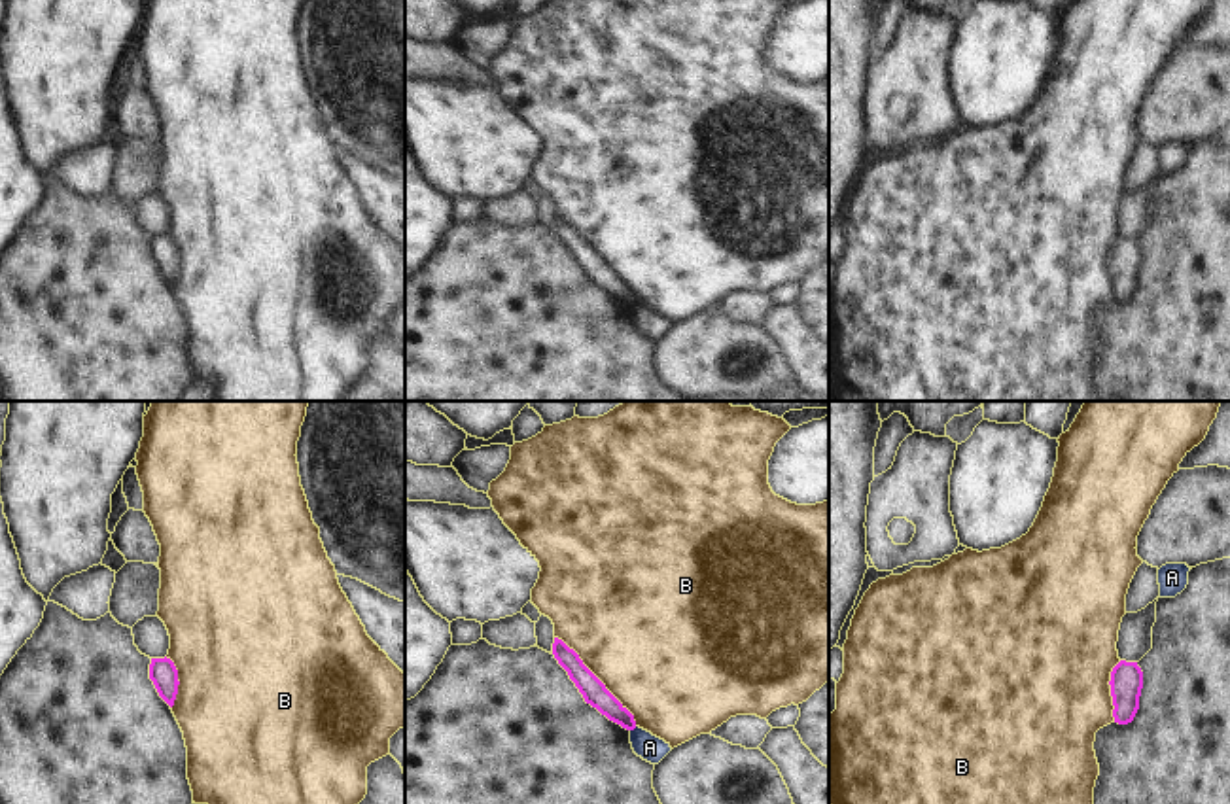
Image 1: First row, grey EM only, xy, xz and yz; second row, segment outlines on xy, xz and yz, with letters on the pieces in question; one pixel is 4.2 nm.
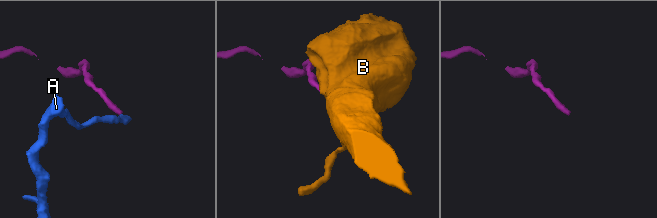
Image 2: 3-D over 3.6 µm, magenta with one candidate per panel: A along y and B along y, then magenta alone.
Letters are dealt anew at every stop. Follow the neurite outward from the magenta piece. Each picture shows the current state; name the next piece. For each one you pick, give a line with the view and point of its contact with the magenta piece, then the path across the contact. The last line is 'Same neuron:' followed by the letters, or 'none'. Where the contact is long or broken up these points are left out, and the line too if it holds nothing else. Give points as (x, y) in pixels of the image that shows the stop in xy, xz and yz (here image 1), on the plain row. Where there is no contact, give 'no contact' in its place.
Same neuron: none

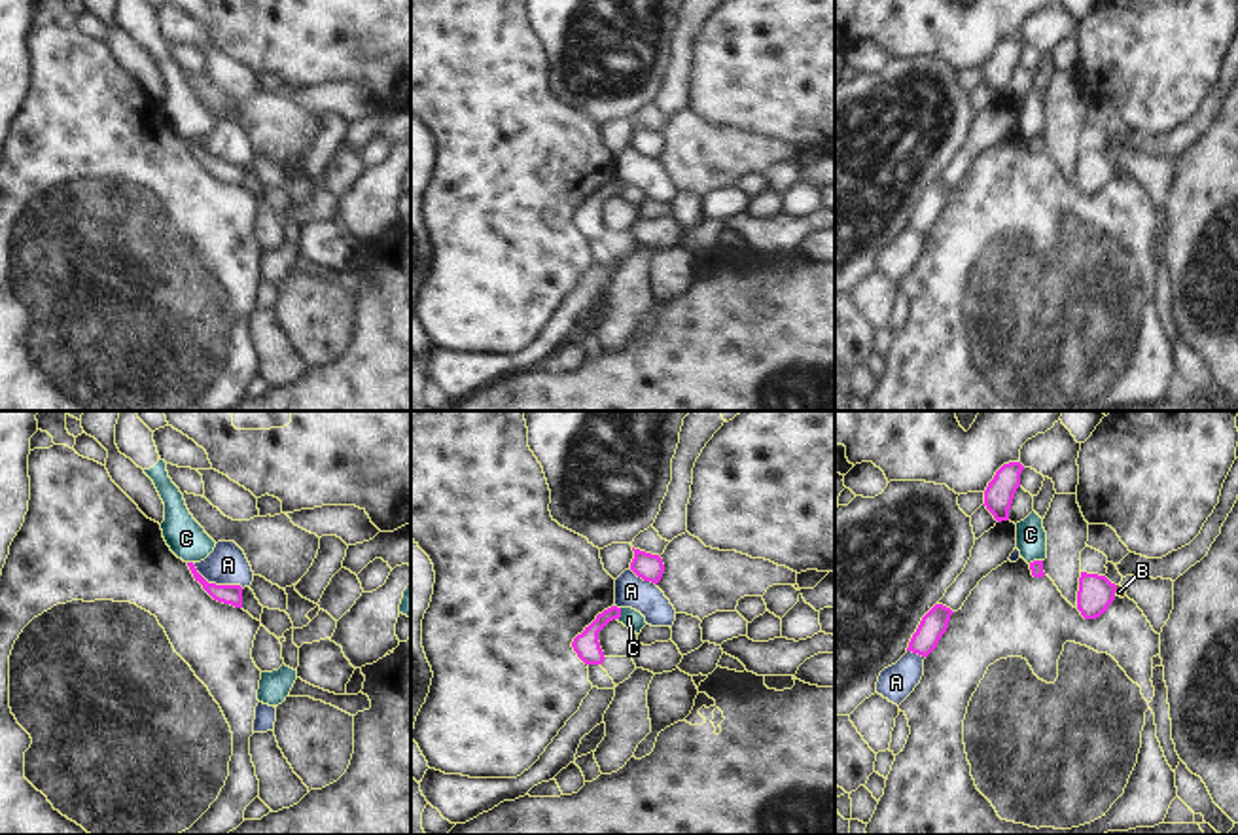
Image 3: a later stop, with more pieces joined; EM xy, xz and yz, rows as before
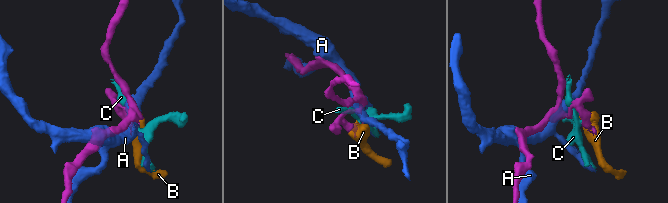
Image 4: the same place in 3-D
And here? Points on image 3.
B: yz (1115, 165)
Same neuron: B

